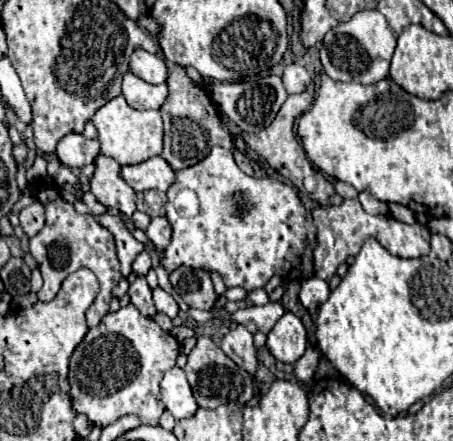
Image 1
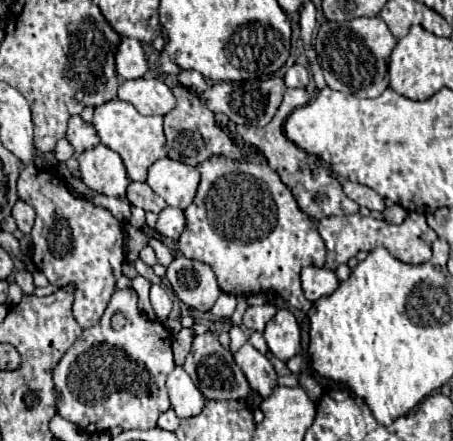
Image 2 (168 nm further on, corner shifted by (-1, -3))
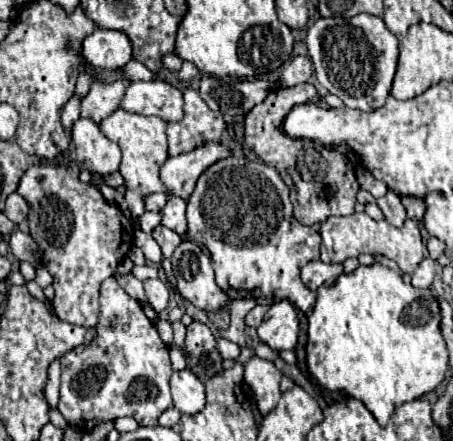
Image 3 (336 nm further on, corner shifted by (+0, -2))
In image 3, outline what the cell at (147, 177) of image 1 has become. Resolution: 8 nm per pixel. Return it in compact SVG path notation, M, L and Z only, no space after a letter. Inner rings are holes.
M204 142L196 150L168 158L160 170L160 180L168 192L184 200L190 198L198 176L214 162L228 158L230 148L224 142Z

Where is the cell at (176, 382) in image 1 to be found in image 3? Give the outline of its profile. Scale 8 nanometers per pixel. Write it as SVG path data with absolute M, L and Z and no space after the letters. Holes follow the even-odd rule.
M180 370L174 372L170 378L174 408L184 414L196 414L204 410L204 384L190 372Z

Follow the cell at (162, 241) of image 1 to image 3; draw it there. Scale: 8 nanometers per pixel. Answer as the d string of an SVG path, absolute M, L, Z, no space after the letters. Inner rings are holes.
M172 196L162 210L162 224L180 236L186 234L186 202L182 198Z

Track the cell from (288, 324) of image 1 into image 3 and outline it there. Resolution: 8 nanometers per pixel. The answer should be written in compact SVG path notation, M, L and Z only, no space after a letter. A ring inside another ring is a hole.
M288 300L272 304L258 326L258 336L272 350L292 350L298 338L298 316L294 306Z

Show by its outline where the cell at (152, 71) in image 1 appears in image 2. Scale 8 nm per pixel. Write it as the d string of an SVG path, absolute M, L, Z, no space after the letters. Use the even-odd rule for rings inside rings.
M123 37L115 55L115 65L123 79L141 79L149 71L149 61L141 43L131 37Z

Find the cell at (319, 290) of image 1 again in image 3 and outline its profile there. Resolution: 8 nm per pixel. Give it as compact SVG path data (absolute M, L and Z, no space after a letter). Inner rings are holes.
M320 260L308 262L302 268L302 282L310 290L318 290L322 284L332 284L342 274L342 264L324 264Z

